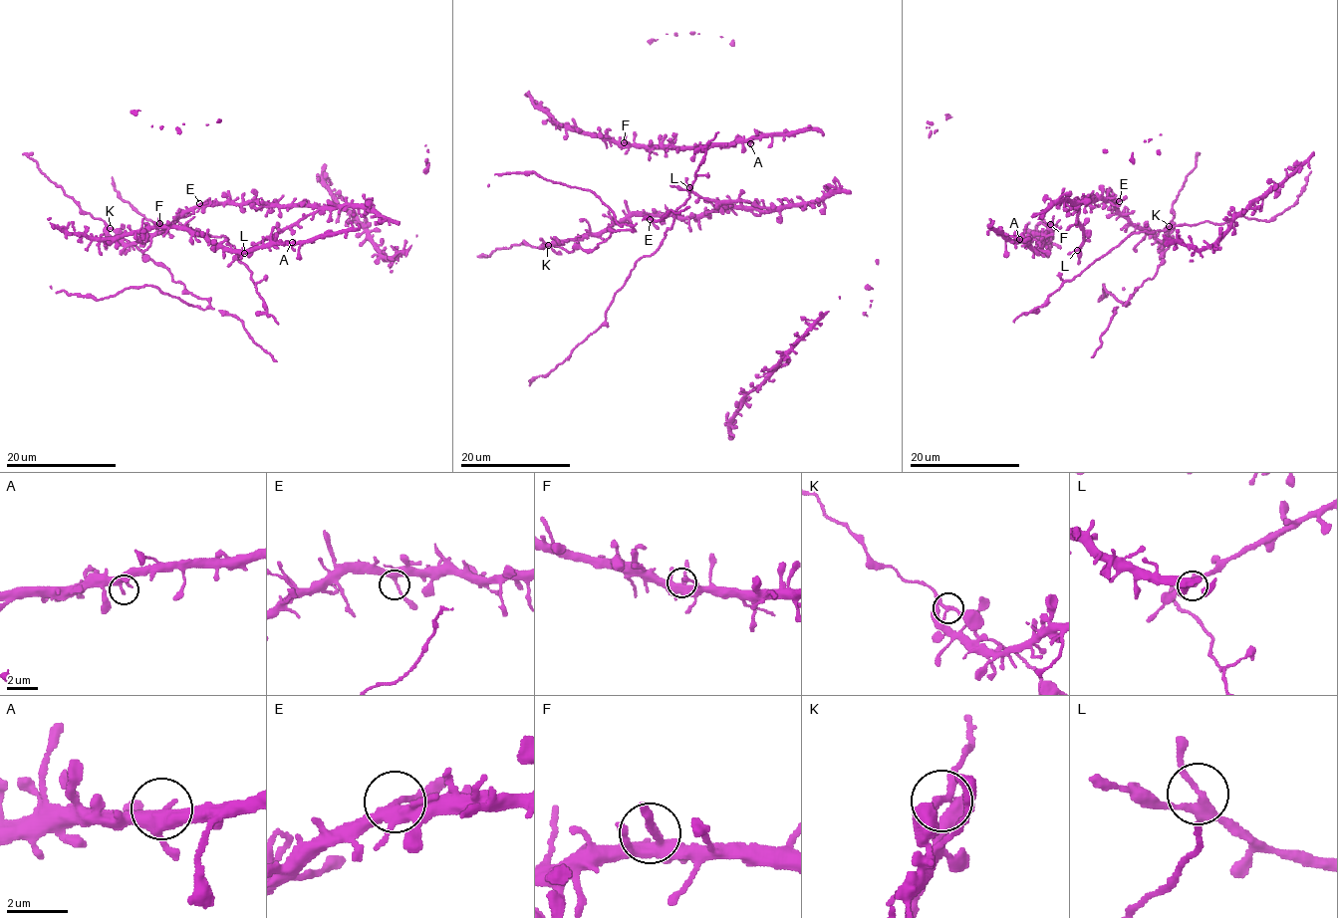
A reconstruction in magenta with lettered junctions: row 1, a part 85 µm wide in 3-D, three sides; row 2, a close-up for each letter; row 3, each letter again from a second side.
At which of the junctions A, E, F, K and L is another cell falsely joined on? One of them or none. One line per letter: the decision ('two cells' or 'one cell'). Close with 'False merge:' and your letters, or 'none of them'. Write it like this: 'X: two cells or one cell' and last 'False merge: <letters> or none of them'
A: one cell
E: one cell
F: one cell
K: one cell
L: one cell
False merge: none of them

